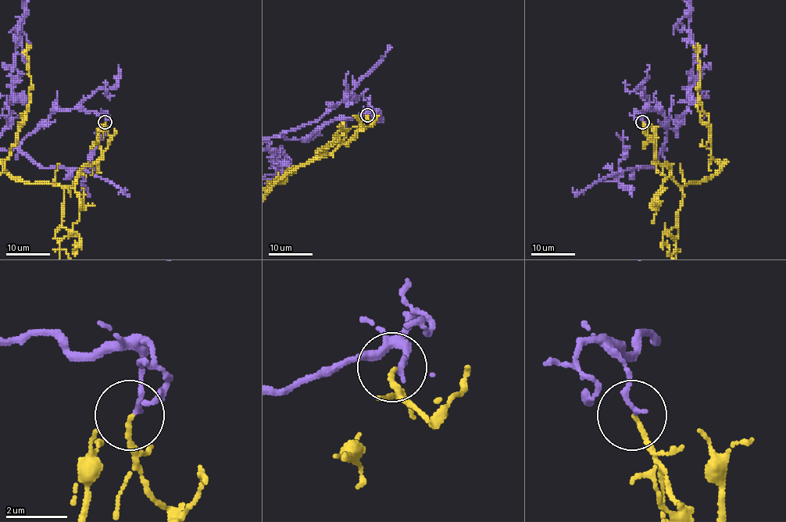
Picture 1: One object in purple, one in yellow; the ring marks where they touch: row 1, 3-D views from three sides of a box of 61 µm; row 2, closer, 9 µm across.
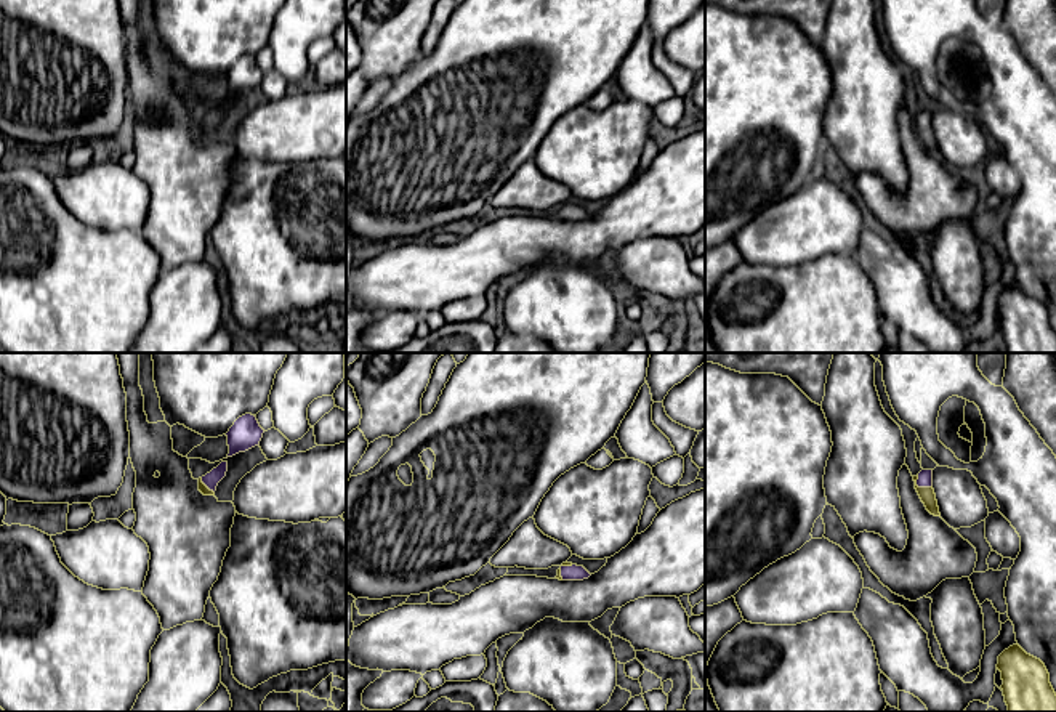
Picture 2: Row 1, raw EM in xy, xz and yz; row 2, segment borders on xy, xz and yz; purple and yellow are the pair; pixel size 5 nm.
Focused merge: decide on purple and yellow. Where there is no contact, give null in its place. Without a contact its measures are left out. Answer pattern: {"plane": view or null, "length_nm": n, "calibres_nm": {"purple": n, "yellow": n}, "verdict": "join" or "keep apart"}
{"plane": "yz", "length_nm": 100, "calibres_nm": {"purple": 80, "yellow": 80}, "verdict": "keep apart"}

